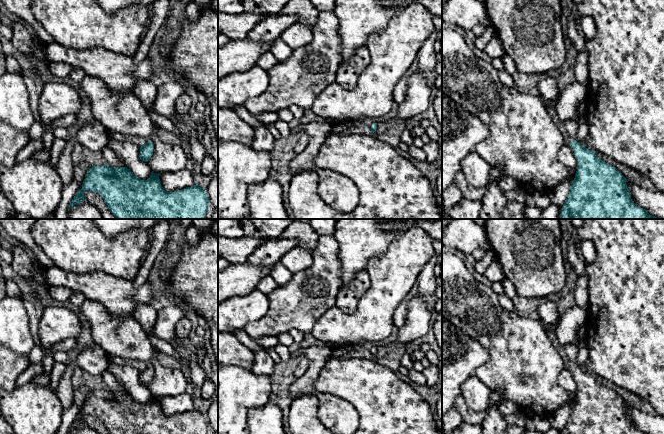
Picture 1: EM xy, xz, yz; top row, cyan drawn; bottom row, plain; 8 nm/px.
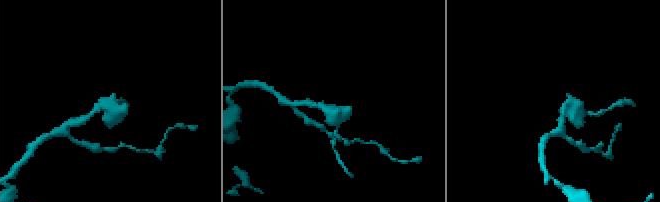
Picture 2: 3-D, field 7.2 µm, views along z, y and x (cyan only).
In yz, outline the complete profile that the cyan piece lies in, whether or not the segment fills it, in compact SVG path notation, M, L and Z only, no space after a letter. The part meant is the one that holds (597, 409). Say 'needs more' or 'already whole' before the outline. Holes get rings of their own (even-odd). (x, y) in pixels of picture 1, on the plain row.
needs more; M578 336L574 343L564 346L577 384L577 395L561 434L645 434L631 423L627 403L576 365L582 341Z

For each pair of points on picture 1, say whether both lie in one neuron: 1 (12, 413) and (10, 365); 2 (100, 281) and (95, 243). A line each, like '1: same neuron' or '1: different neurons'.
1: different neurons
2: different neurons

